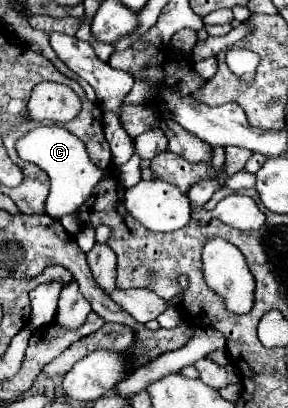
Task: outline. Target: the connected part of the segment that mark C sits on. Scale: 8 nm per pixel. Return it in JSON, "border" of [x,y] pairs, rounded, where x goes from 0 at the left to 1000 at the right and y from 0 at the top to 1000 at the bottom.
{"border":[[[135,304],[122,319],[108,319],[94,333],[80,333],[59,348],[59,377],[80,392],[122,397],[135,412],[163,422],[177,441],[177,471],[170,471],[156,505],[177,534],[212,534],[226,525],[260,520],[316,480],[323,461],[365,431],[365,417],[351,417],[309,392],[295,353],[212,309],[142,309]]]}

